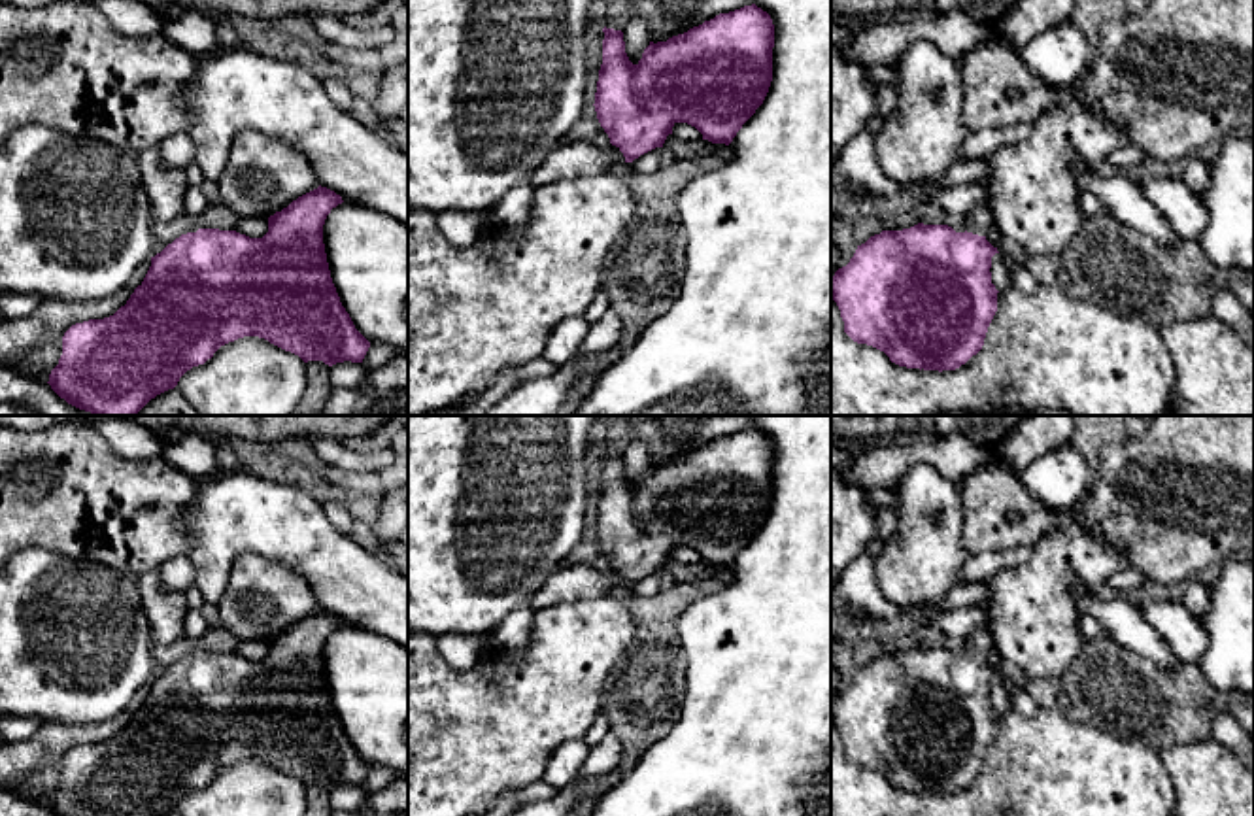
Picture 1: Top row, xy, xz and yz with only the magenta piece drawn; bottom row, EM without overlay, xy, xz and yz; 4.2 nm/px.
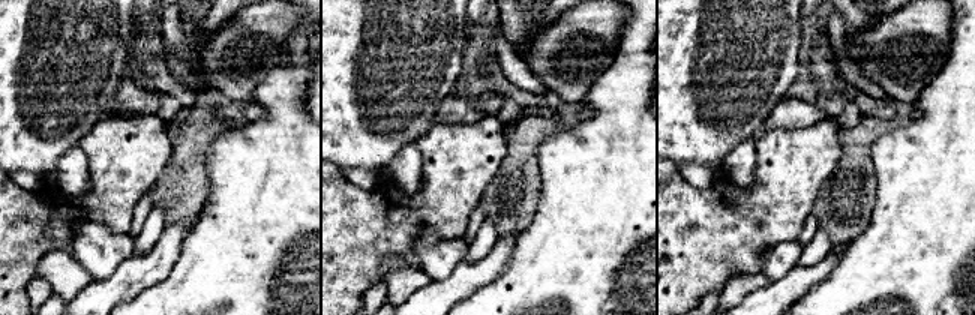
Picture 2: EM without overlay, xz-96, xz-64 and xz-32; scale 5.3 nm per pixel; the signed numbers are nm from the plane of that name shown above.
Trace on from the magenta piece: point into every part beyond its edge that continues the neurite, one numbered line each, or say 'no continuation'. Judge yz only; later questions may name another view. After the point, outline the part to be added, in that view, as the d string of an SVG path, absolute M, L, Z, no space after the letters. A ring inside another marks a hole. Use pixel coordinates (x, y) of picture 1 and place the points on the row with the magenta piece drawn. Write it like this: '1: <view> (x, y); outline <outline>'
1: yz (979, 220); outline M976 206L965 215L967 232L986 236L991 227L993 227L991 208Z

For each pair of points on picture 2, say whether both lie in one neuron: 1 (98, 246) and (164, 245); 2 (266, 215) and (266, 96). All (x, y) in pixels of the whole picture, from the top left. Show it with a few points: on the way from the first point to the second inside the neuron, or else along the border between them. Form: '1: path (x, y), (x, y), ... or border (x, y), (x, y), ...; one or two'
1: border (132, 252), (107, 276); two
2: path (273, 185), (273, 126); one

